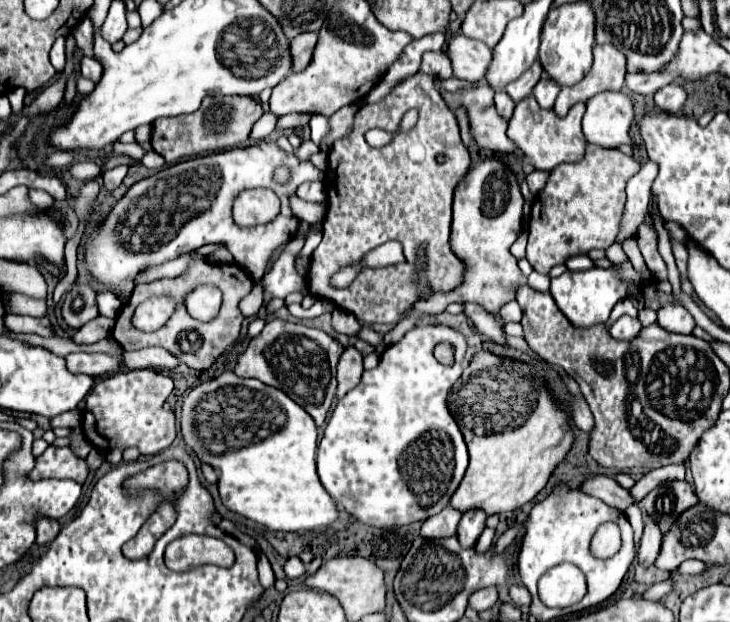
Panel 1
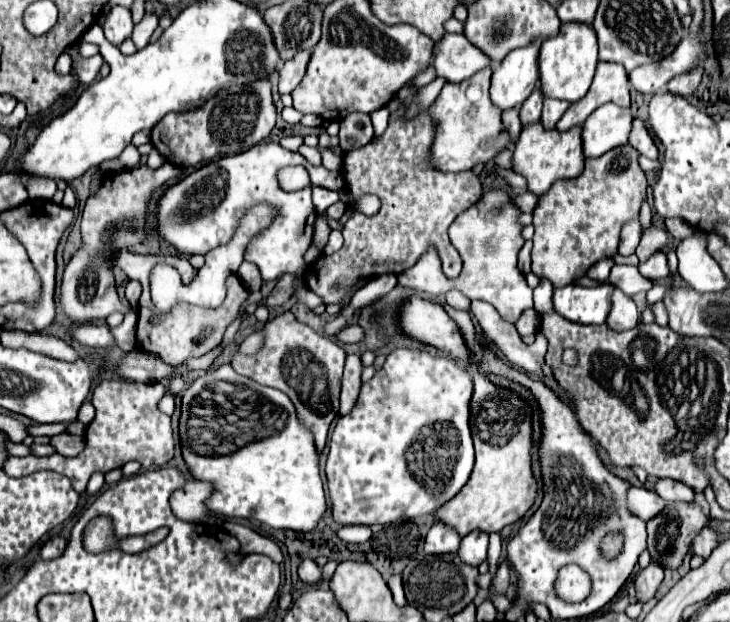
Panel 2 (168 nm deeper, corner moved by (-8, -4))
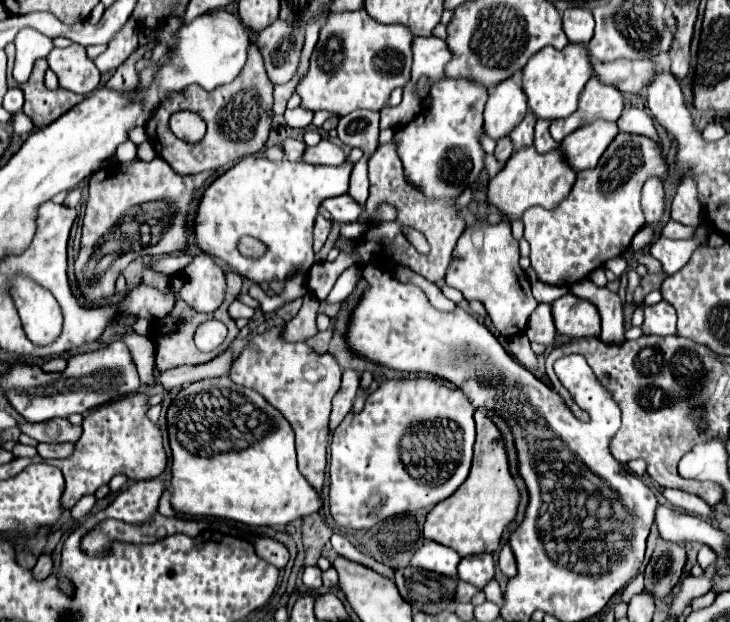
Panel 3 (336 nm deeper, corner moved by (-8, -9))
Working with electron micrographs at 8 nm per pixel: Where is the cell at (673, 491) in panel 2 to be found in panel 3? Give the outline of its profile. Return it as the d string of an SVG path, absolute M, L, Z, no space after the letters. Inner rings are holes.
M666 488L662 494L664 494L664 498L666 498L672 506L676 506L676 508L680 508L680 510L684 510L684 512L698 514L698 516L704 516L704 518L714 520L714 508L708 506L708 504L706 504L702 498L698 498L696 494L688 494L688 492L674 490L674 488Z

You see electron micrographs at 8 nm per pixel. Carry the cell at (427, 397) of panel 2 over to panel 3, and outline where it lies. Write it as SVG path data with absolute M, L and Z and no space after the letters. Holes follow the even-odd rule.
M416 376L416 378L408 378L408 380L386 380L382 382L368 398L364 404L364 410L360 414L350 412L342 424L334 430L334 438L330 444L330 514L336 520L336 524L344 530L368 530L372 528L376 522L388 518L388 516L396 516L396 514L410 514L416 510L430 510L432 506L436 506L438 502L446 500L446 496L454 494L454 490L468 478L470 472L470 464L472 464L472 446L474 446L474 408L470 404L470 400L466 400L466 396L462 396L462 392L458 392L458 388L450 388L452 384L438 380L434 376Z

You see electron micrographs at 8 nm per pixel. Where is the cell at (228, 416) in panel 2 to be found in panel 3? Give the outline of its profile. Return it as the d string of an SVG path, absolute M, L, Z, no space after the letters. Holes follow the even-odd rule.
M228 376L194 382L172 400L168 414L168 440L172 448L170 504L176 514L218 516L248 526L284 526L296 518L318 512L322 502L296 466L294 430L288 420L250 388L236 386Z

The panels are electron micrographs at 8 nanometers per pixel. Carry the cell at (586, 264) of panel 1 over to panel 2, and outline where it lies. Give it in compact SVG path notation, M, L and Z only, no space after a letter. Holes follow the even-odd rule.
M602 259L602 261L598 261L596 265L592 265L586 275L588 275L590 279L594 279L594 281L606 281L612 265L614 265L612 259Z

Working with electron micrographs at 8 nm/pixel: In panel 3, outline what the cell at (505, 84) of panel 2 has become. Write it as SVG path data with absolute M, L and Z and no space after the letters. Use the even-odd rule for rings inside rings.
M520 74L500 82L494 92L488 90L488 102L484 108L484 132L492 140L508 136L520 120L526 116L526 94L520 86Z

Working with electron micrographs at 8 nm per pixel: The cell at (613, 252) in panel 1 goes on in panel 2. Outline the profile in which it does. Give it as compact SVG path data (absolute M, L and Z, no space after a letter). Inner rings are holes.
M660 251L660 253L654 253L648 261L640 261L640 263L638 263L638 271L640 271L644 277L652 279L652 281L670 277L670 269L668 269L666 253Z

